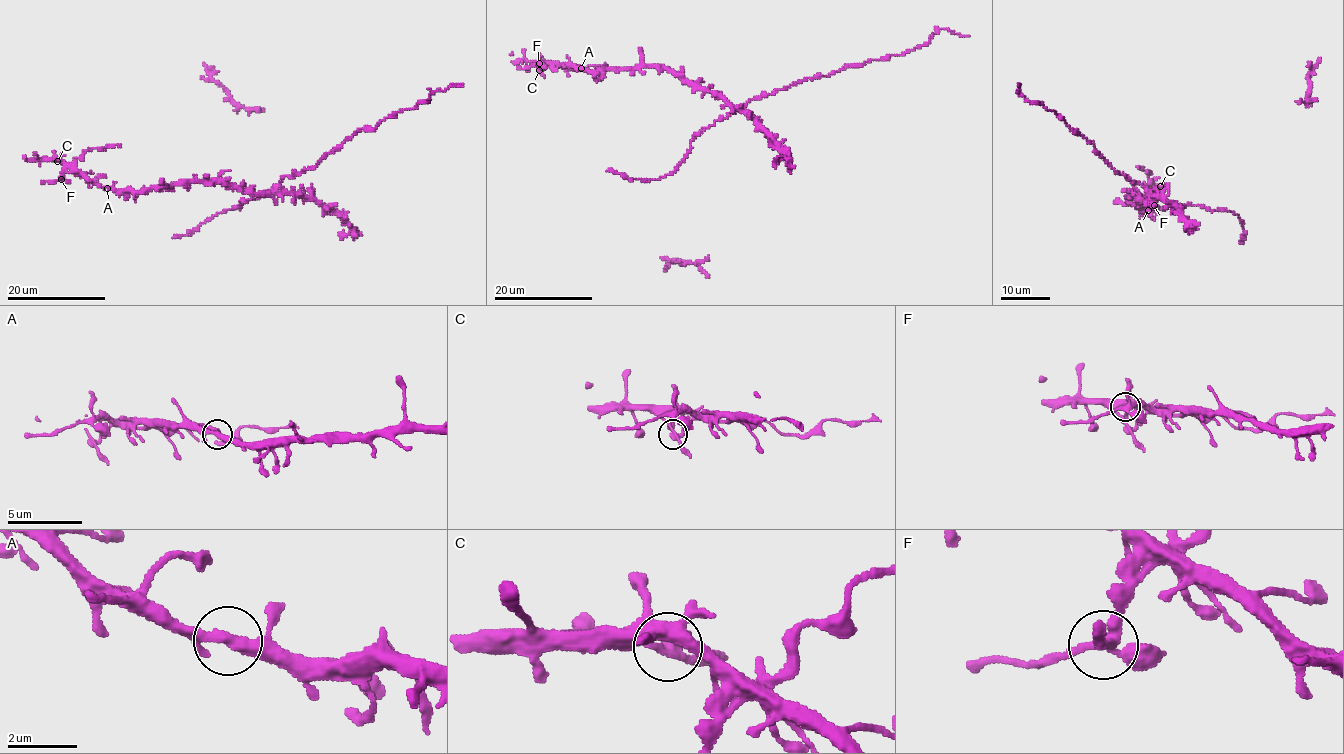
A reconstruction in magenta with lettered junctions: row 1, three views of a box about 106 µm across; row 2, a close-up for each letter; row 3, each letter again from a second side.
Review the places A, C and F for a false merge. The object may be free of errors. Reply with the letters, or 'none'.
none

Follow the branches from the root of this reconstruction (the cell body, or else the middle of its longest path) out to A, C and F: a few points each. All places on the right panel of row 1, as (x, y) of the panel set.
A: (1153, 193), (1148, 190), (1148, 199), (1142, 201), (1136, 194), (1128, 197), (1143, 211), (1150, 212), (1148, 209)
C: (1153, 193), (1148, 190), (1148, 199), (1142, 201), (1136, 194), (1128, 197), (1150, 212), (1153, 186), (1160, 186)
F: (1153, 193), (1148, 190), (1148, 199), (1142, 201), (1136, 194), (1128, 197), (1150, 212), (1153, 194), (1154, 205)

